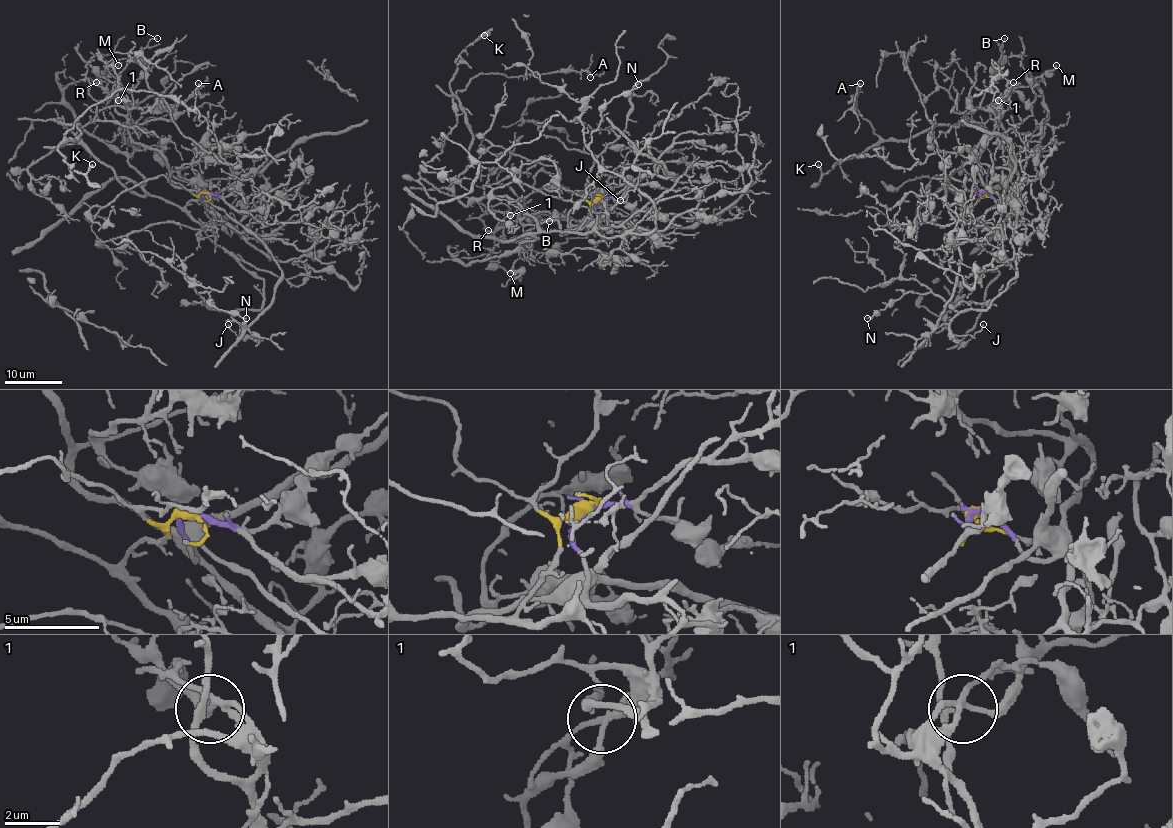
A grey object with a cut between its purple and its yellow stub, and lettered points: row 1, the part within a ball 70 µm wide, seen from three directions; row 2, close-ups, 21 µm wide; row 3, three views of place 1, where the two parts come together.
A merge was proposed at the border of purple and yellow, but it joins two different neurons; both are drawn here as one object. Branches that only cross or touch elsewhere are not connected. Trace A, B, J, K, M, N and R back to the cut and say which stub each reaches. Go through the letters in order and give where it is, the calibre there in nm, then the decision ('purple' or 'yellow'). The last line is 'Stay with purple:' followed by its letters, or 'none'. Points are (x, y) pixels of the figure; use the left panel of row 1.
A: (198, 83) | 100 nm | yellow
B: (157, 38) | 120 nm | purple
J: (228, 324) | 100 nm | yellow
K: (92, 164) | 150 nm | yellow
M: (118, 65) | 100 nm | purple
N: (246, 318) | 90 nm | yellow
R: (96, 82) | 130 nm | purple
Stay with purple: B, M, R

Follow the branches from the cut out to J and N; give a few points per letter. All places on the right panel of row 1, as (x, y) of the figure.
J: (982, 191), (1014, 207), (1020, 240), (1017, 274), (949, 330), (972, 336), (982, 325)
N: (982, 191), (1014, 207), (1020, 254), (1008, 286), (985, 309), (959, 312), (931, 292), (909, 292), (867, 318)

